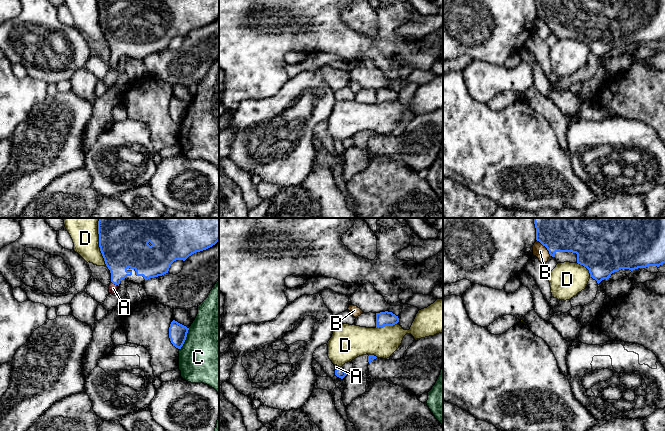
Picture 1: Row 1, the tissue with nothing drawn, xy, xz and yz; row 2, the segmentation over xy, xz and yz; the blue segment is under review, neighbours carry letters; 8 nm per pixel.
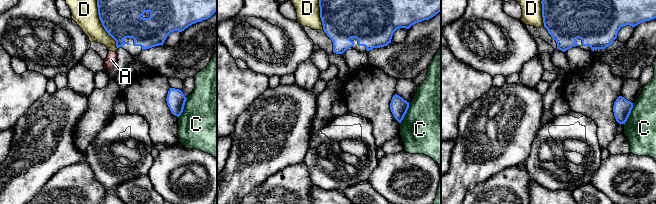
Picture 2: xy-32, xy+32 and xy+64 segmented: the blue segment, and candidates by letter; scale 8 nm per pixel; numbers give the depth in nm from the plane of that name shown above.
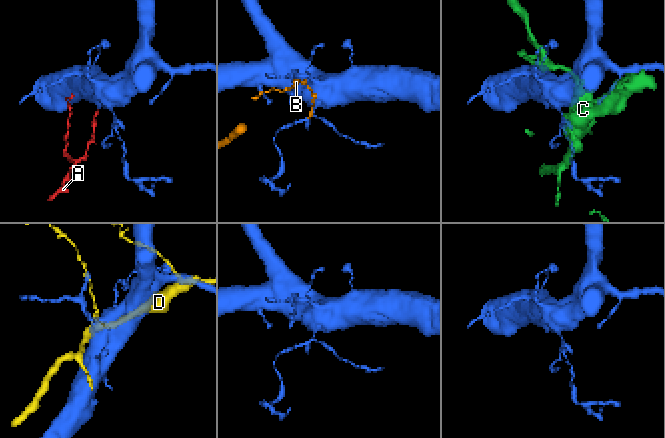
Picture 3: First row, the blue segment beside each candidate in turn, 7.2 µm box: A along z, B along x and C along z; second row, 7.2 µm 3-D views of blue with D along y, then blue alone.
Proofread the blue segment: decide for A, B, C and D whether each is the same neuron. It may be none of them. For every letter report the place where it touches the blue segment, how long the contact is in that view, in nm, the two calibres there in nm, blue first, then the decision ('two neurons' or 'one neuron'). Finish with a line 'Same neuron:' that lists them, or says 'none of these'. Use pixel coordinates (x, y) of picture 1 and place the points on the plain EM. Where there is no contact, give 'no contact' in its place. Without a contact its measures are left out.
A: meets blue in xy at (115, 60); contact 80 nm long; 260 nm thick on the blue side, 70 nm on the other; one neuron
B: meets blue in yz at (545, 22); contact 180 nm long; 240 nm thick on the blue side, 110 nm on the other; two neurons
C: meets blue in xy at (185, 115); contact 190 nm long; 140 nm thick on the blue side, 500 nm on the other; two neurons
D: meets blue in xy at (99, 22); contact 360 nm long; 360 nm thick on the blue side, 220 nm on the other; two neurons
Same neuron: A

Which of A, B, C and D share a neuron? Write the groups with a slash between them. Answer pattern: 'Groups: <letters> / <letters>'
Groups: A / B / C / D

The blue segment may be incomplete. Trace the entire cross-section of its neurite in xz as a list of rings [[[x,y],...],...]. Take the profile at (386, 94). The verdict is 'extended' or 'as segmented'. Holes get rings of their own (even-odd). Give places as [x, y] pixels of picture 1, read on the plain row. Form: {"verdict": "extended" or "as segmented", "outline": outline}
{"verdict": "as segmented", "outline": [[[380,88],[376,89],[376,104],[384,102],[393,102],[399,98],[398,92],[392,88]]]}

